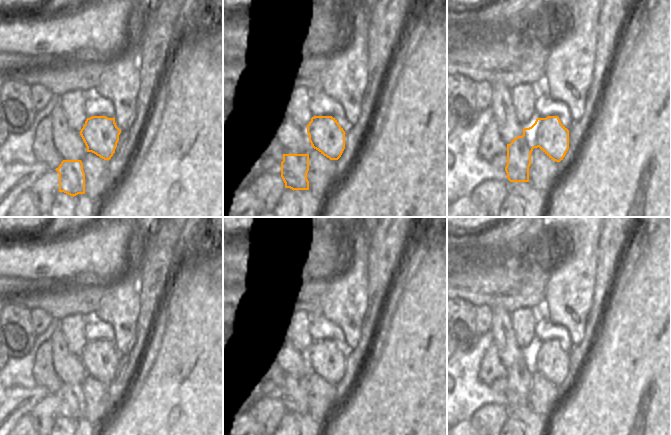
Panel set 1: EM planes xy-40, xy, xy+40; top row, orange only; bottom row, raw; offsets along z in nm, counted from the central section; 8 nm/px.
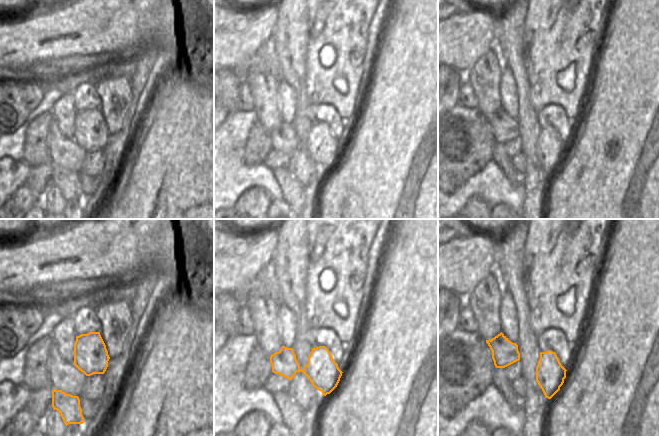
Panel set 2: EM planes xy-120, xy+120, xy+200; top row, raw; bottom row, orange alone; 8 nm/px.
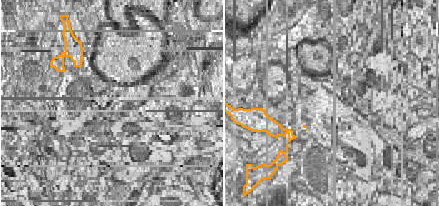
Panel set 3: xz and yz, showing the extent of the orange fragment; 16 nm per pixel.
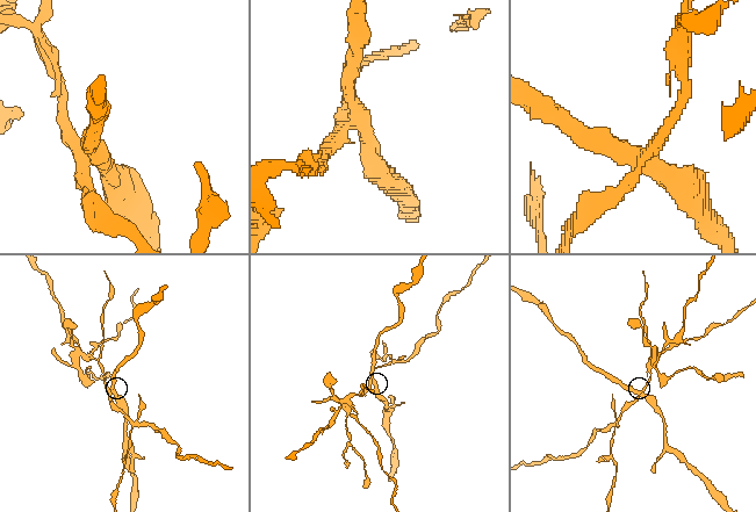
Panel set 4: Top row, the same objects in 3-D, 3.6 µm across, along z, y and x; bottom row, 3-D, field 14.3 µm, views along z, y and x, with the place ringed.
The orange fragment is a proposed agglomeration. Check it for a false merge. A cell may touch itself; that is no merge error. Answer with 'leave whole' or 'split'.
split

